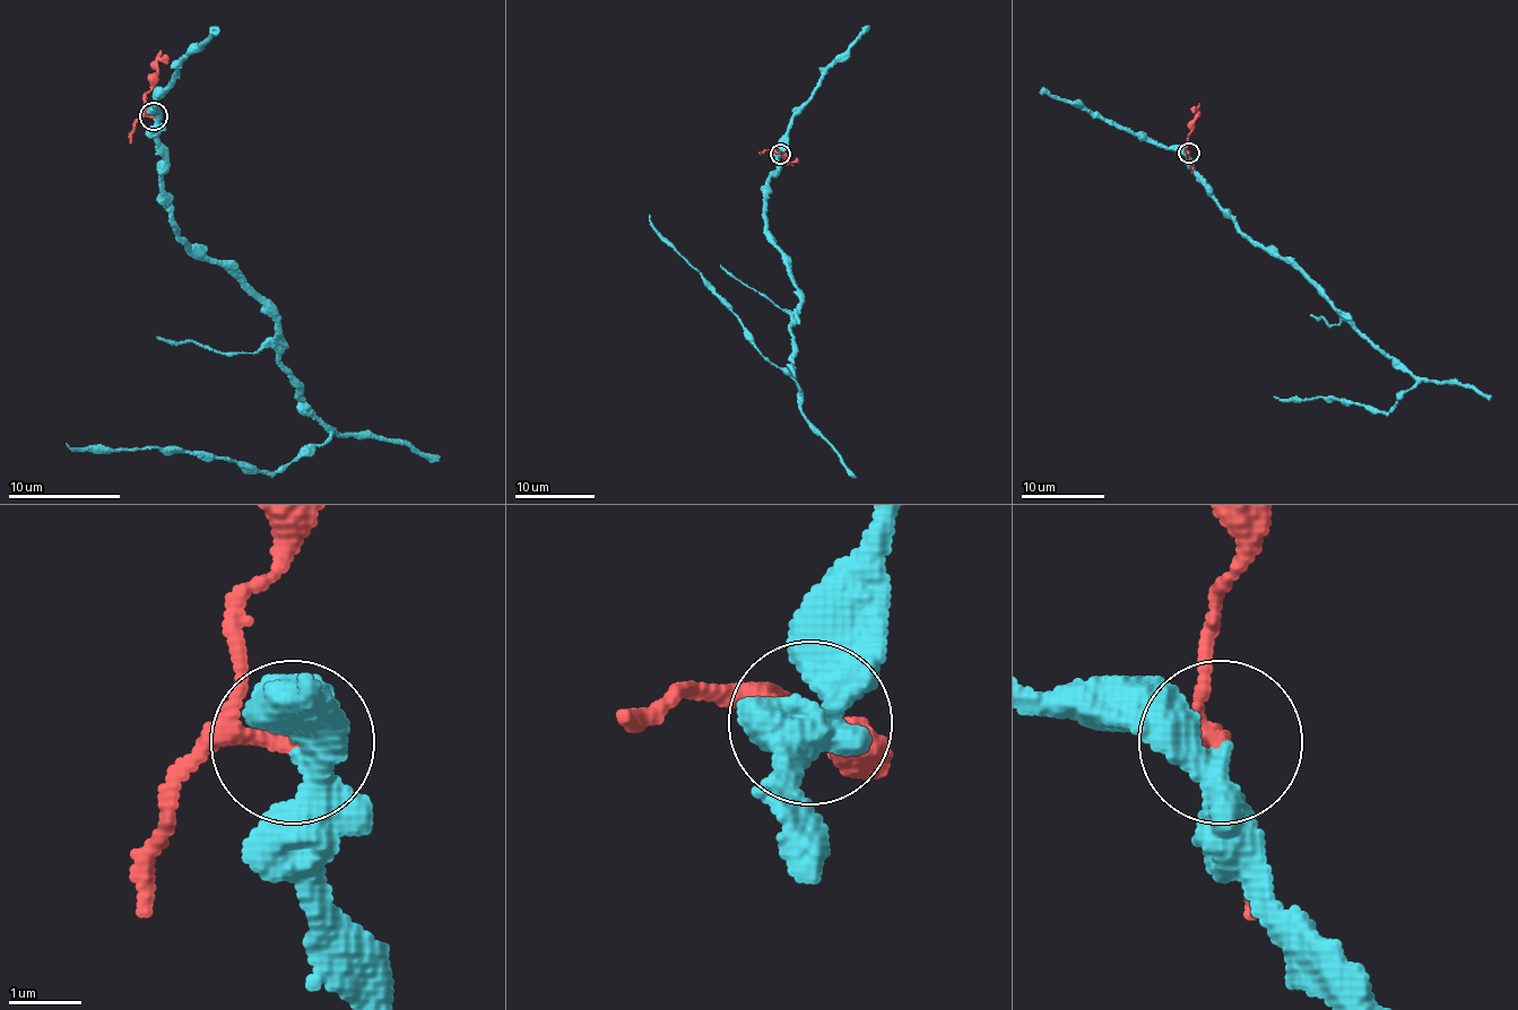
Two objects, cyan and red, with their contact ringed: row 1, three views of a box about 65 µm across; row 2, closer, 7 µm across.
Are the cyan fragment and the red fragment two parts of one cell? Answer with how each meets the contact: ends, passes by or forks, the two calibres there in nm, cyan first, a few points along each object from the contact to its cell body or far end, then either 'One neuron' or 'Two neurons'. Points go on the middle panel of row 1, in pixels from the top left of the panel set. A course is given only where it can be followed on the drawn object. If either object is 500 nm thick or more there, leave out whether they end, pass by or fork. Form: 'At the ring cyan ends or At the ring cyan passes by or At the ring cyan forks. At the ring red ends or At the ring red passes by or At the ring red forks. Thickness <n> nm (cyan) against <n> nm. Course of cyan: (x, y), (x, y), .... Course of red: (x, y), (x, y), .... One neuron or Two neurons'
At the ring cyan passes by. At the ring red passes by. Thickness 400 nm (cyan) against 160 nm. Course of cyan: (780, 153), (764, 208), (768, 235), (799, 301), (790, 373), (799, 389), (762, 355), (737, 314), (649, 215). Course of red: (780, 153), (792, 166). Two neurons

